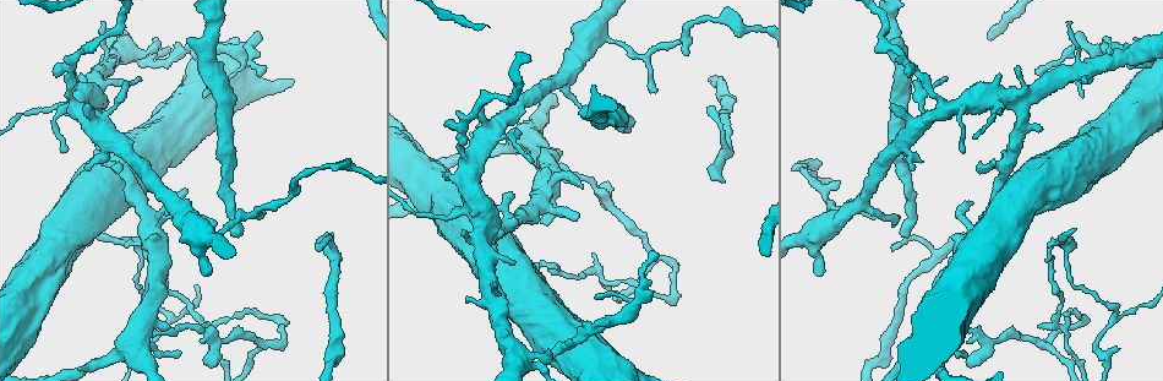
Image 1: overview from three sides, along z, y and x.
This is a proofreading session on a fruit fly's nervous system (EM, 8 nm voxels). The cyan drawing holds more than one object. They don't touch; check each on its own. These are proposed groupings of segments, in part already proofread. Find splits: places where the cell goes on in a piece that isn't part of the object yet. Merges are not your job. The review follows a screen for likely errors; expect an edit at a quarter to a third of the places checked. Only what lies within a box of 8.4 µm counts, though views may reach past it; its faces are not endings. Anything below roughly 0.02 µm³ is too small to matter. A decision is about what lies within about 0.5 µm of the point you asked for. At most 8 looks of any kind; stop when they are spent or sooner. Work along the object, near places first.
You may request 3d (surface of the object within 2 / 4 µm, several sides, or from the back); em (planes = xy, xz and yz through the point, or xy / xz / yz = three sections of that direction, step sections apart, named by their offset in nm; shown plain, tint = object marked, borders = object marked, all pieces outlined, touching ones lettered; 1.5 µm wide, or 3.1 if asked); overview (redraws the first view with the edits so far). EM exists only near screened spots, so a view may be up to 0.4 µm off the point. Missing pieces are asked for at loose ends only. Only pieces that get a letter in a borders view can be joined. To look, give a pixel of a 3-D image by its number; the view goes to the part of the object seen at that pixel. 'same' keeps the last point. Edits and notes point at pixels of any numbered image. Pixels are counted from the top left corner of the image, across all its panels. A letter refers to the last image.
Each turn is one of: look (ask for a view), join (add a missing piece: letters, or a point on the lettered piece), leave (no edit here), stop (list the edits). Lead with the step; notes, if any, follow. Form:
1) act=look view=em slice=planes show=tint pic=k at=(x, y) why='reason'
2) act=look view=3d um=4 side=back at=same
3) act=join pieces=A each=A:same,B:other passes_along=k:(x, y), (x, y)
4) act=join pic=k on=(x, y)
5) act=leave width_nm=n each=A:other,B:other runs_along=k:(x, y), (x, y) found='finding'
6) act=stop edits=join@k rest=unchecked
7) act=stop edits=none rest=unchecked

act=look view=em slice=yz step=4 show=borders pic=1 at=(580, 185) why='an open end'

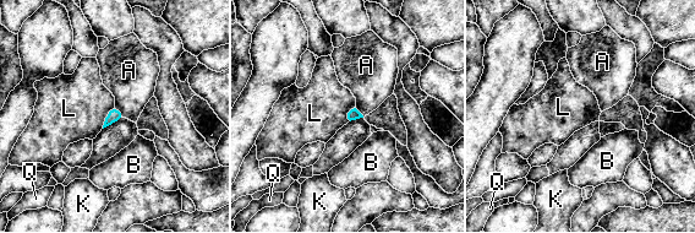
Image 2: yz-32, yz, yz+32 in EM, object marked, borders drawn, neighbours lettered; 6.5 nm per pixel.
act=look view=em slice=planes show=borders at=same

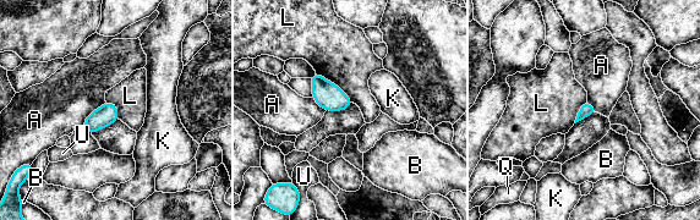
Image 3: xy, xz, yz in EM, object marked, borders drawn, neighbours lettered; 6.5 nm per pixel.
act=leave each=A:other,B:other,K:other,L:other,Q:other,U:other border=3:(105, 102), (87, 116), (82, 127) found='no lettered piece goes on from it'

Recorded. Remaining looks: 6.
act=look view=em slice=planes show=tint pic=1 at=(237, 233) why='branch stops here'

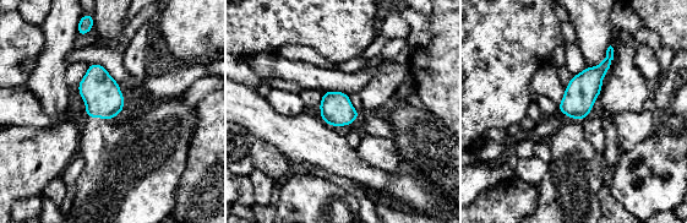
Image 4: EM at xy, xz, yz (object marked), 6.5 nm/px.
act=look view=em slice=planes show=borders at=same

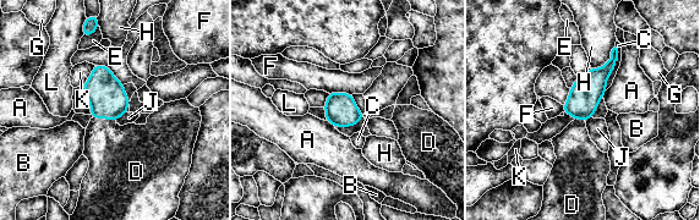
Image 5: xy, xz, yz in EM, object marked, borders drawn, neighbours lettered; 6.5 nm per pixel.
act=join pieces=D longest_contact=C:300nm each=A:other,B:other,C:other,D:same,E:other,F:other,G:other,H:other,J:other,K:other,L:other passes_along=5:(105, 94), (104, 117), (116, 153) found='it goes on there'

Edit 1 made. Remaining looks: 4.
act=stop edits=join@5 rest=unchecked

